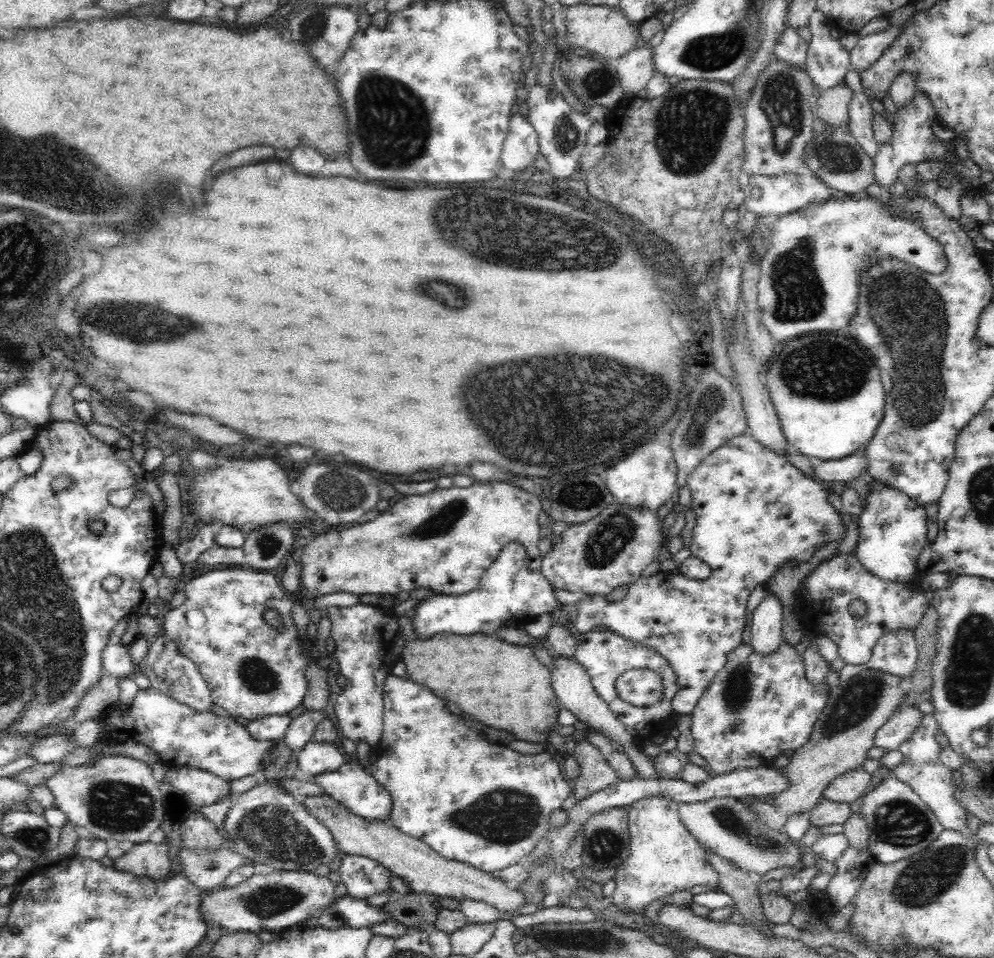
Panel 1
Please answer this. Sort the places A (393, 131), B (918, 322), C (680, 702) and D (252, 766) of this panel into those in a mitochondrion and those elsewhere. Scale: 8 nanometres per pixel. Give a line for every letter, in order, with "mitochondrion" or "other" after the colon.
A: mitochondrion
B: mitochondrion
C: other
D: other

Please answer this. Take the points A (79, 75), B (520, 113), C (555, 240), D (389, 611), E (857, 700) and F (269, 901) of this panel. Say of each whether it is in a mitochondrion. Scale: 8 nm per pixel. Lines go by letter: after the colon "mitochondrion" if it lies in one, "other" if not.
A: other
B: other
C: mitochondrion
D: other
E: mitochondrion
F: mitochondrion

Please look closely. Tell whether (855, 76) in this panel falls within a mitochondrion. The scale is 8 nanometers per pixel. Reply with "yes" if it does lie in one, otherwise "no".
no

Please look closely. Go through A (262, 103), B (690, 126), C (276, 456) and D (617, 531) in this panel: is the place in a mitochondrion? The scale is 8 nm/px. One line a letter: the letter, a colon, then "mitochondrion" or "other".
A: other
B: mitochondrion
C: other
D: mitochondrion

